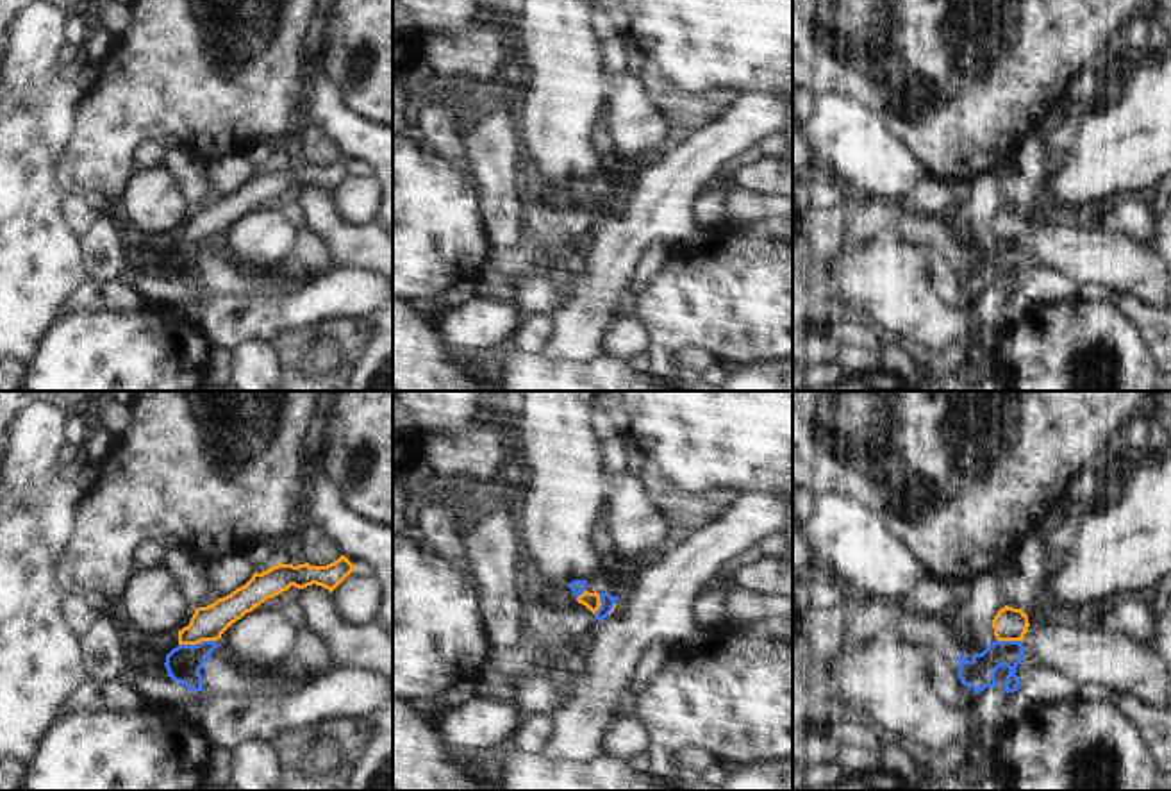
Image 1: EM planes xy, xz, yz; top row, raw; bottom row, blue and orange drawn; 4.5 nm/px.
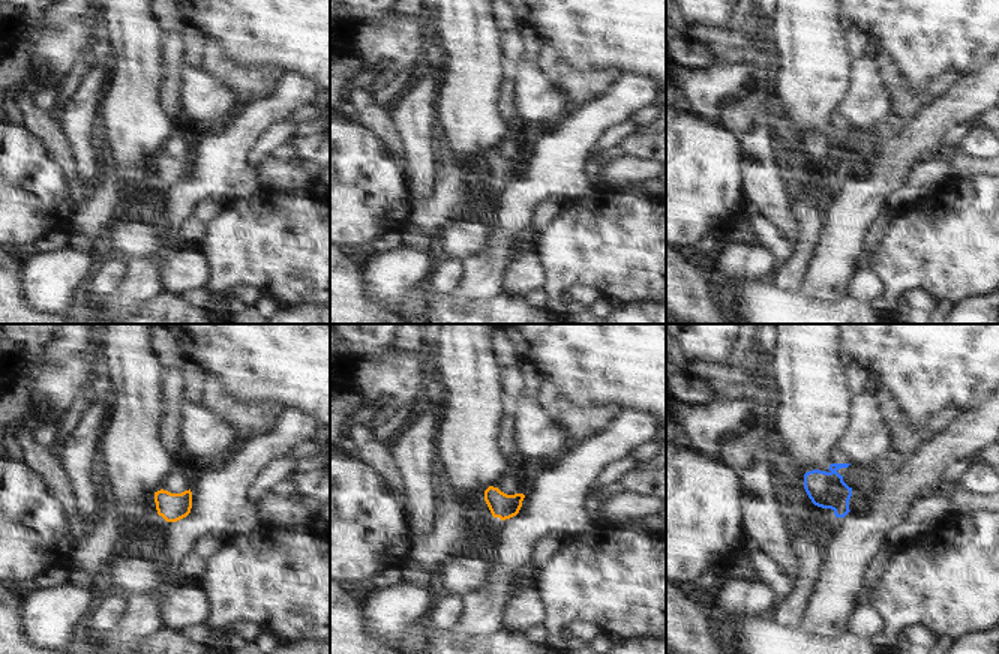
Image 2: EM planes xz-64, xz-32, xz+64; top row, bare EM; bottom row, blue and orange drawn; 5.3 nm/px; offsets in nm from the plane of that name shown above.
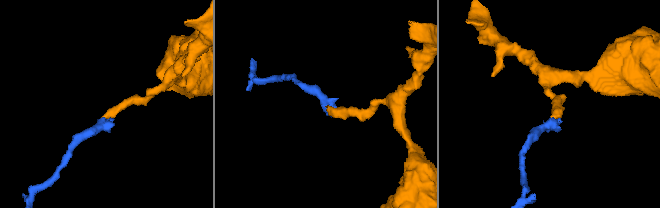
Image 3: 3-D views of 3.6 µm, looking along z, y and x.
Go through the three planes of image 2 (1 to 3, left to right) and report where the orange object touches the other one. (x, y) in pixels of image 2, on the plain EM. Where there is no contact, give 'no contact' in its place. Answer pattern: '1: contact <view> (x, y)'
1: no contact
2: no contact
3: no contact

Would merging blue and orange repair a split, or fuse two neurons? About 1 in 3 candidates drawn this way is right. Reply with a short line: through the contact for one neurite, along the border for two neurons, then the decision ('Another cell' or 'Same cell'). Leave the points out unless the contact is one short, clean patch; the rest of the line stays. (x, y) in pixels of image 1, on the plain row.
Line: xy (182, 263), (199, 243), (207, 224). Same cell

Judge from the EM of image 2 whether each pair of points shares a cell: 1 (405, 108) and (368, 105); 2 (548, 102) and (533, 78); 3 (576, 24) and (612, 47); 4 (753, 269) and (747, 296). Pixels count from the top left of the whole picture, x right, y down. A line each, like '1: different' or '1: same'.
1: different
2: same
3: same
4: different

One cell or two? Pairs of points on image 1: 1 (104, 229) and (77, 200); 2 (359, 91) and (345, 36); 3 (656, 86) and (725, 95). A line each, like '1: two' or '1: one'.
1: two
2: one
3: one

